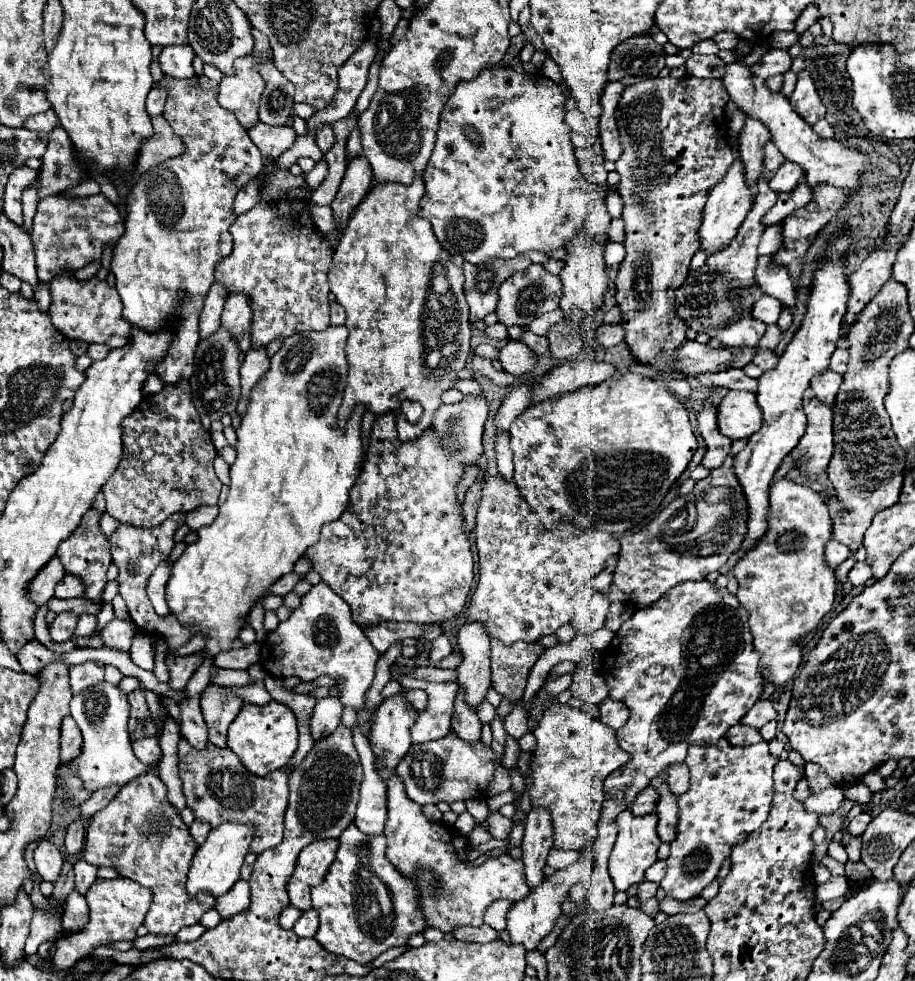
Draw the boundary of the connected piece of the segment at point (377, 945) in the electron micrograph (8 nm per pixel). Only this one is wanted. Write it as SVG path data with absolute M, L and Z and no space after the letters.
M351 824L339 838L339 850L337 856L323 880L323 884L311 888L311 898L313 898L313 908L319 912L321 926L317 932L317 942L331 954L345 956L349 960L355 960L359 964L369 964L373 962L379 954L393 946L403 946L411 934L423 932L425 918L419 910L417 898L415 898L415 882L405 878L403 874L397 872L397 868L385 858L385 836L365 836L361 834L355 824Z

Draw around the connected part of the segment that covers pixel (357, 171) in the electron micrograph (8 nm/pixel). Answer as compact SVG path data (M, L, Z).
M355 156L349 162L349 168L345 172L345 178L341 182L341 188L335 196L335 200L331 202L333 220L337 224L337 230L341 230L345 226L353 208L357 208L357 204L371 190L371 184L373 184L373 174L371 174L369 162L363 156Z

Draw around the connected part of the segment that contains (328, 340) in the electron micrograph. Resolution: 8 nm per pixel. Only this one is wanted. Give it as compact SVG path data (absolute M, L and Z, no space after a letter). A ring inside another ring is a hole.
M329 326L323 332L303 332L303 334L295 334L291 338L287 338L281 346L281 350L271 358L271 368L269 372L255 384L255 388L251 390L251 402L249 408L241 420L241 426L237 428L237 460L231 466L231 484L229 484L229 496L225 500L225 504L219 510L219 516L215 518L215 522L207 528L201 528L197 532L197 542L189 544L185 548L185 552L179 556L179 560L173 564L169 582L167 582L167 606L169 612L185 626L189 628L193 634L203 634L207 638L205 650L201 652L205 658L215 658L219 652L227 652L231 650L233 642L239 638L239 632L243 628L243 620L249 616L251 608L263 600L265 596L269 596L271 586L285 574L293 572L295 562L307 552L307 548L311 544L315 544L319 540L319 530L325 522L337 520L341 516L341 512L345 510L347 502L349 502L349 490L353 488L357 476L359 476L359 462L363 460L361 454L361 416L363 410L357 408L353 412L353 416L347 422L347 430L341 430L337 426L337 410L341 406L341 398L343 398L343 390L345 390L345 378L347 378L347 360L345 360L345 326ZM281 378L285 378L285 396L281 396Z

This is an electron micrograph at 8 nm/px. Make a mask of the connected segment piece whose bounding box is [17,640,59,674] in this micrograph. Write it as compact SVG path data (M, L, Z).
M33 640L31 646L25 644L19 654L21 654L21 656L17 656L17 660L19 660L19 664L23 666L23 670L29 672L29 674L35 674L39 668L45 668L51 660L55 660L55 658L59 656L59 654L55 654L53 650L49 650L49 648L45 648L43 644L39 644L37 640Z

